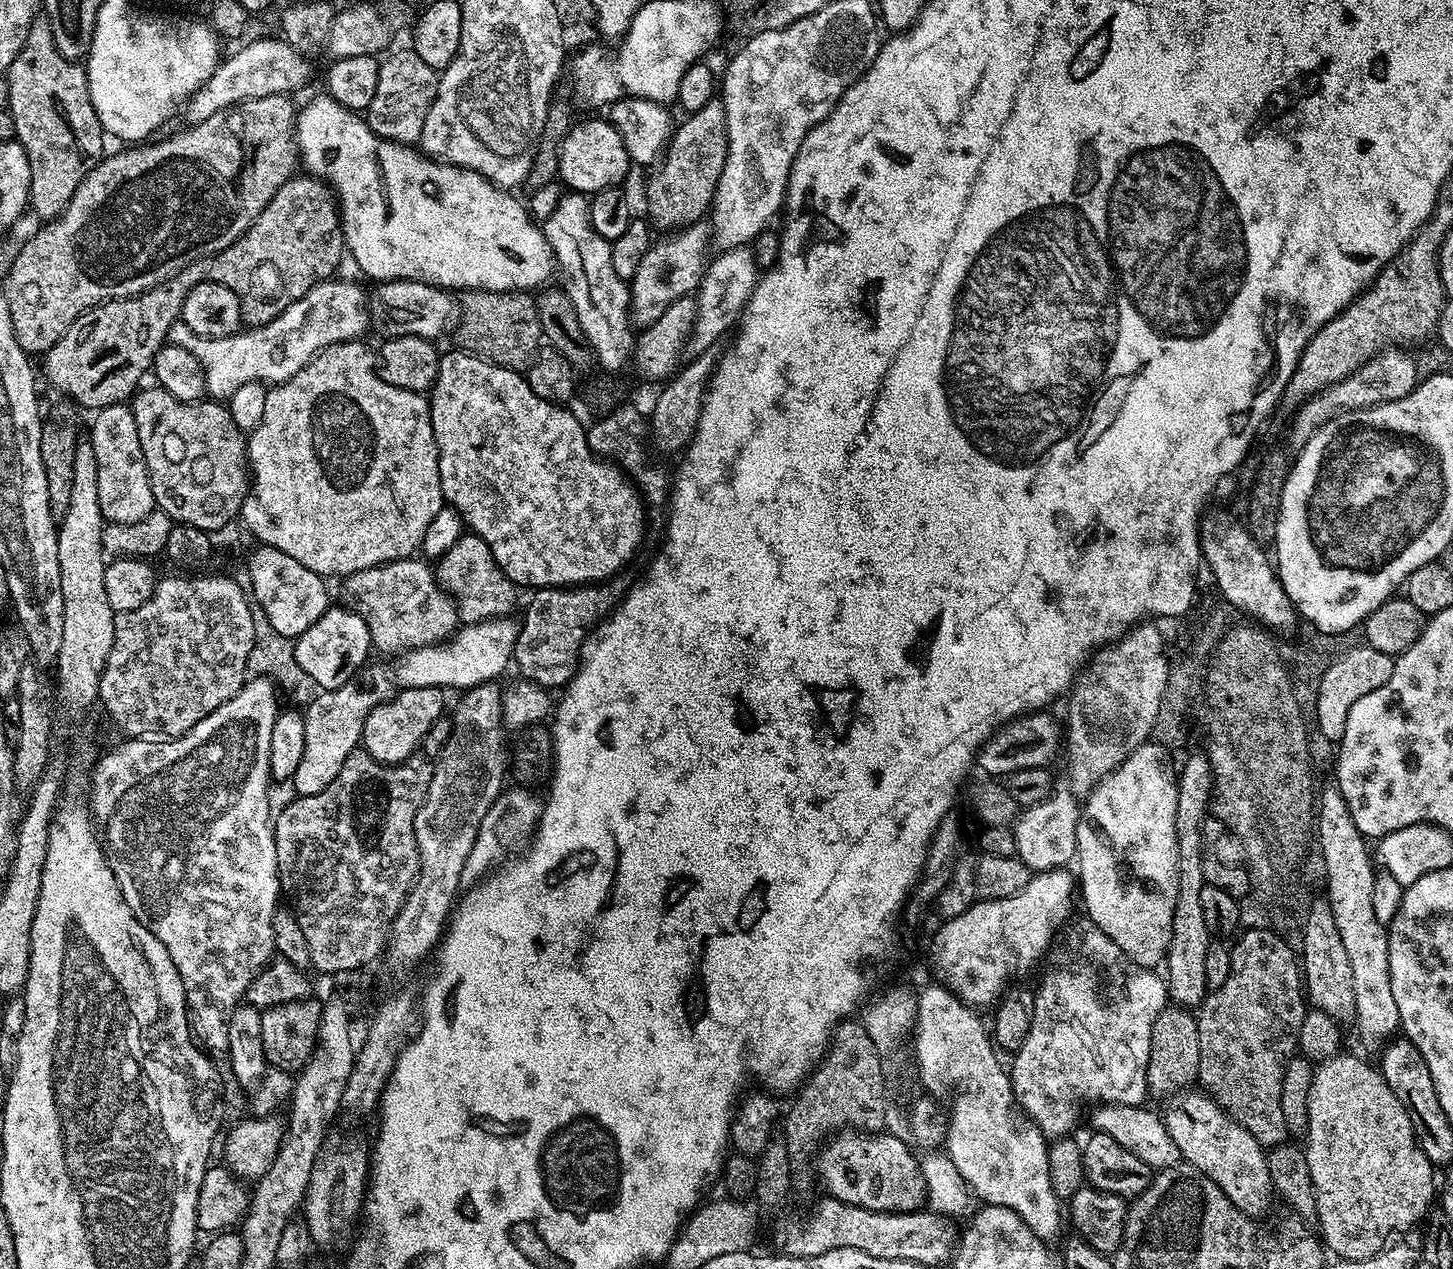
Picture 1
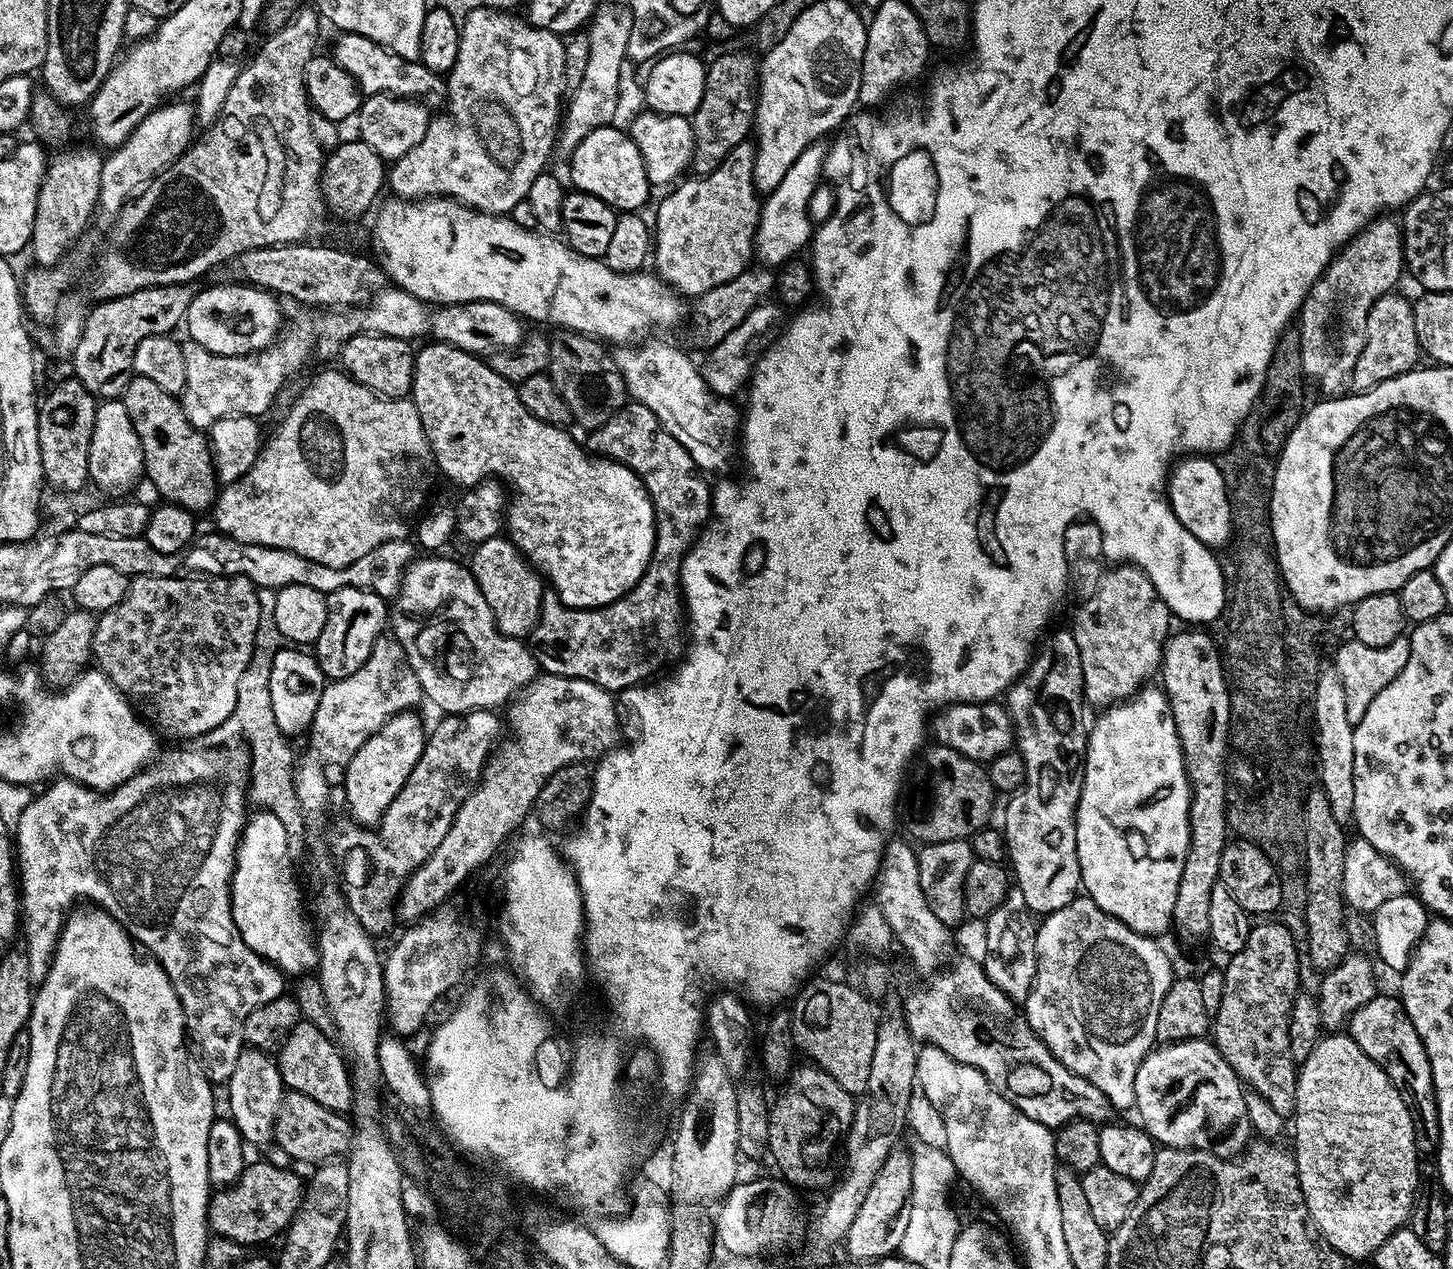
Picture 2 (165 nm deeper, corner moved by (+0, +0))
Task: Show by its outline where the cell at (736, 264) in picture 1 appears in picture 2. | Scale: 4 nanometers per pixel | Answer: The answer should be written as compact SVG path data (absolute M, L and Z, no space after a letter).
M823 143L811 144L806 150L802 150L802 154L798 154L798 162L794 162L794 166L786 170L786 178L778 182L774 191L767 193L760 210L754 249L755 259L761 265L783 266L789 260L799 257L803 248L805 251L809 247L814 235L814 223L808 217L808 207L812 204L816 187L822 184L825 155L826 148Z

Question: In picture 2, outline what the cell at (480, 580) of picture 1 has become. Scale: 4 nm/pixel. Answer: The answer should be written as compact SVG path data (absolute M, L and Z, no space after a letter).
M499 534L475 545L470 571L482 590L482 598L490 606L496 619L496 629L504 636L531 637L540 620L540 607L546 591L545 581L539 572L524 559L507 535Z

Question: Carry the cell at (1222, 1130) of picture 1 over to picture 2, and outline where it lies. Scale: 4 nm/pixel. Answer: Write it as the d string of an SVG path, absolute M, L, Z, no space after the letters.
M1211 1039L1183 1040L1177 1044L1153 1047L1141 1062L1134 1078L1134 1112L1140 1115L1139 1123L1157 1145L1213 1152L1218 1158L1235 1158L1248 1147L1253 1135L1247 1120L1245 1093L1236 1071L1222 1058Z

